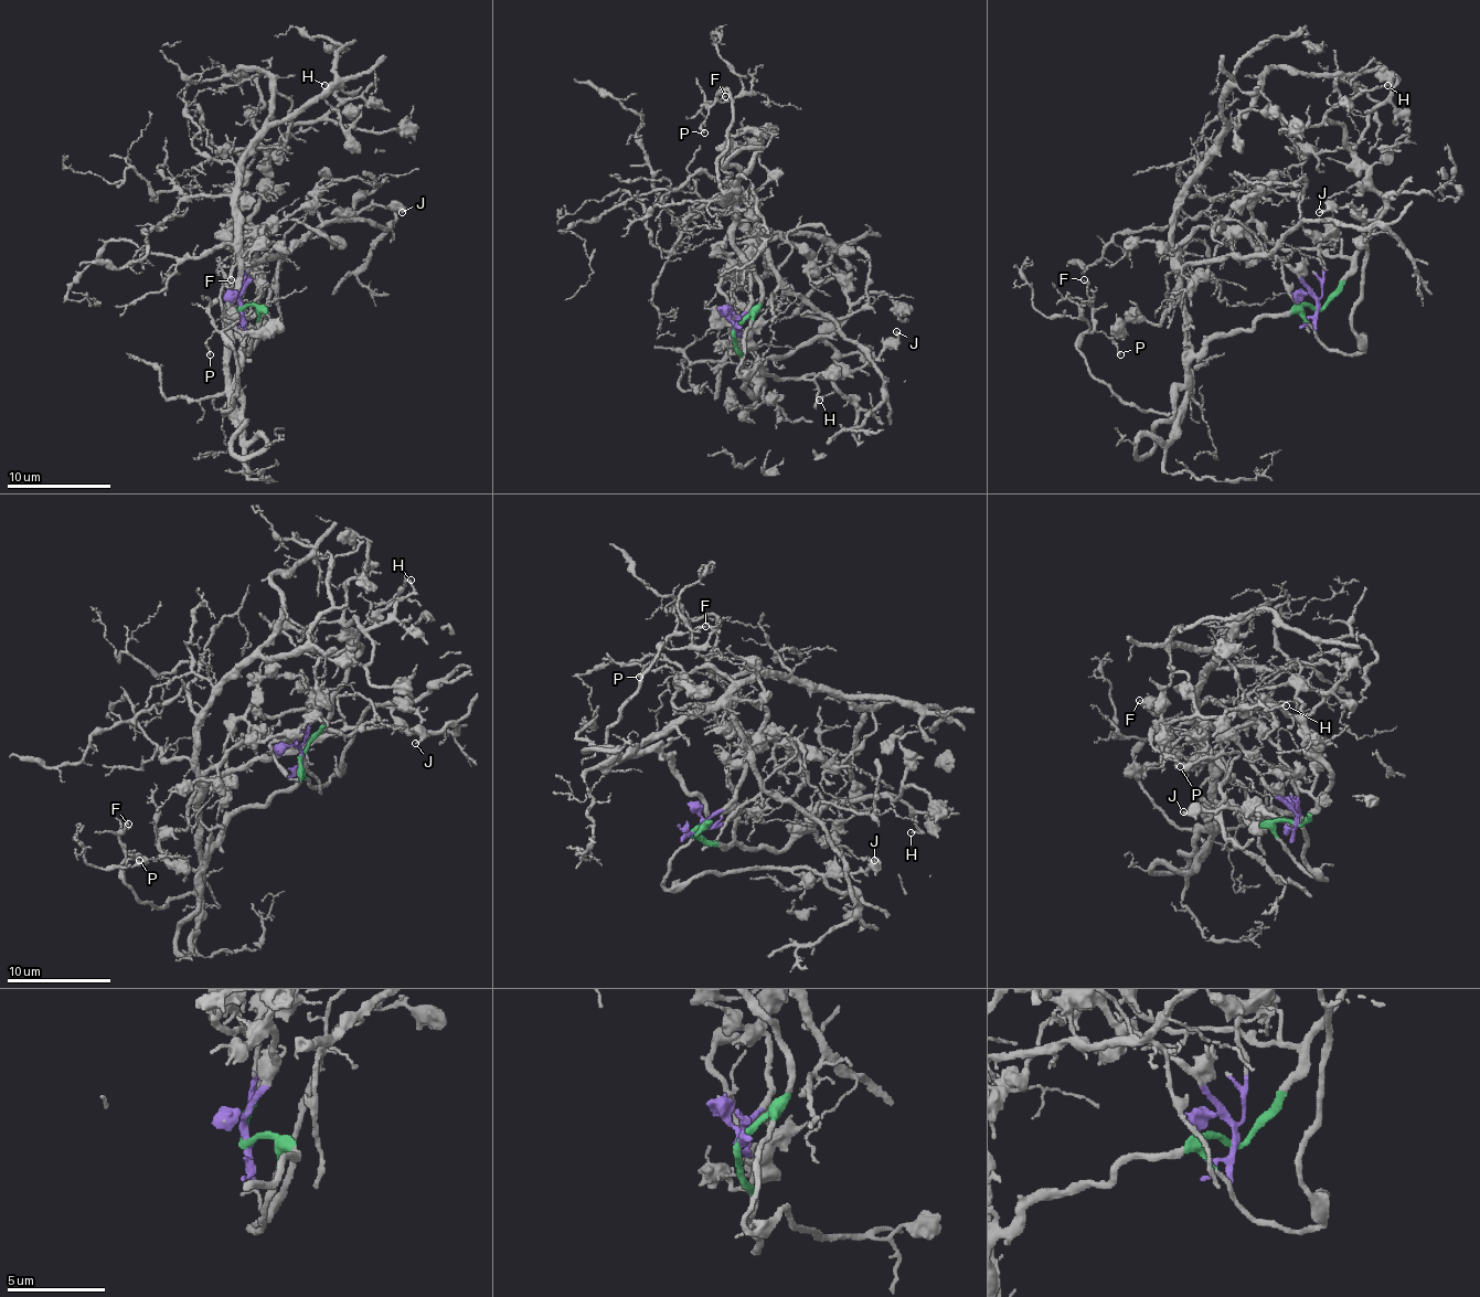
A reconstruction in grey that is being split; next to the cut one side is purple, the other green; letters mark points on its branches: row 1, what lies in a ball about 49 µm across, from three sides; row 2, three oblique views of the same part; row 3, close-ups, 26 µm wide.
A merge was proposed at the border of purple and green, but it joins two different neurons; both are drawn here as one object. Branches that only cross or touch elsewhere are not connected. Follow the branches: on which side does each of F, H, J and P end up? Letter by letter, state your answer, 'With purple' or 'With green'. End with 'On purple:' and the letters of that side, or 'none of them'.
F: With green
H: With green
J: With green
P: With green
On purple: none of them

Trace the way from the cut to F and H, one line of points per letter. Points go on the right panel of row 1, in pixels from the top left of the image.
F: (1318, 308), (1214, 337), (1191, 362), (1185, 401), (1141, 412), (1079, 349), (1092, 329), (1084, 279)
H: (1318, 308), (1352, 266), (1383, 199), (1360, 176), (1356, 155), (1341, 126), (1326, 116), (1339, 103), (1388, 84)

